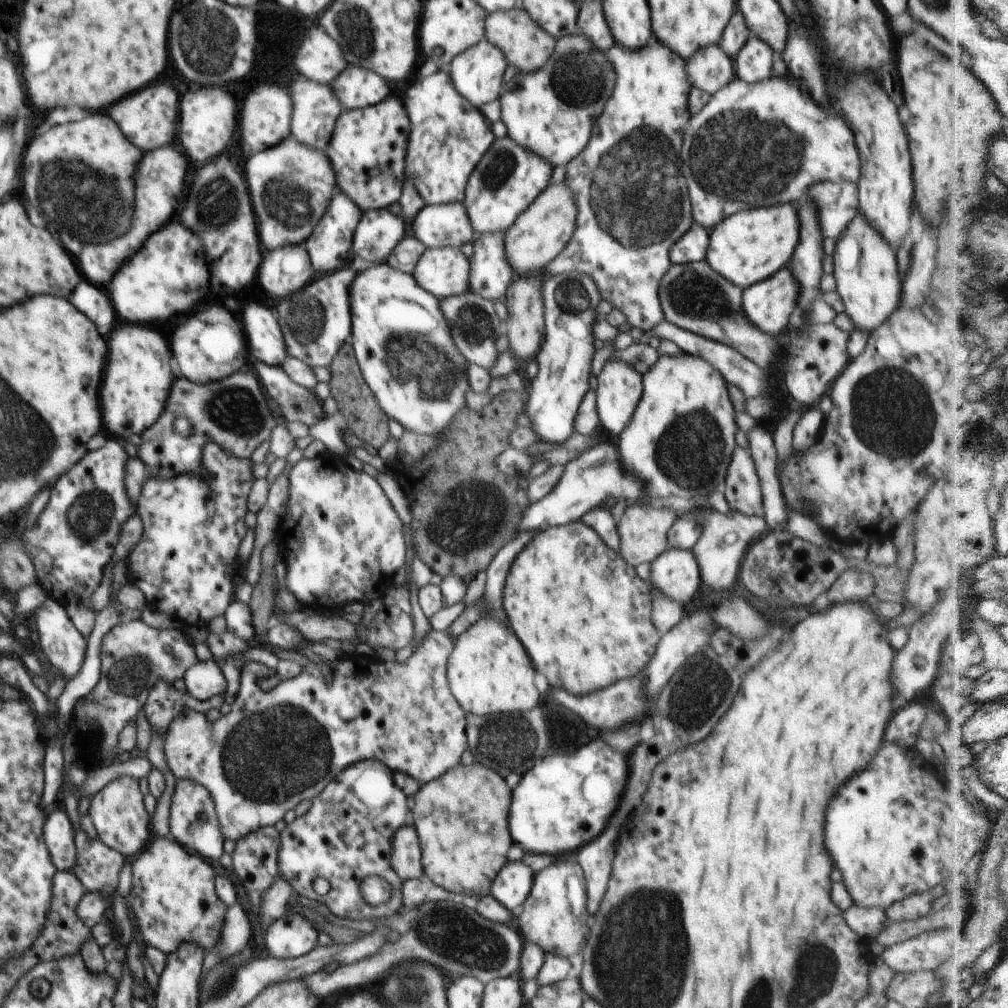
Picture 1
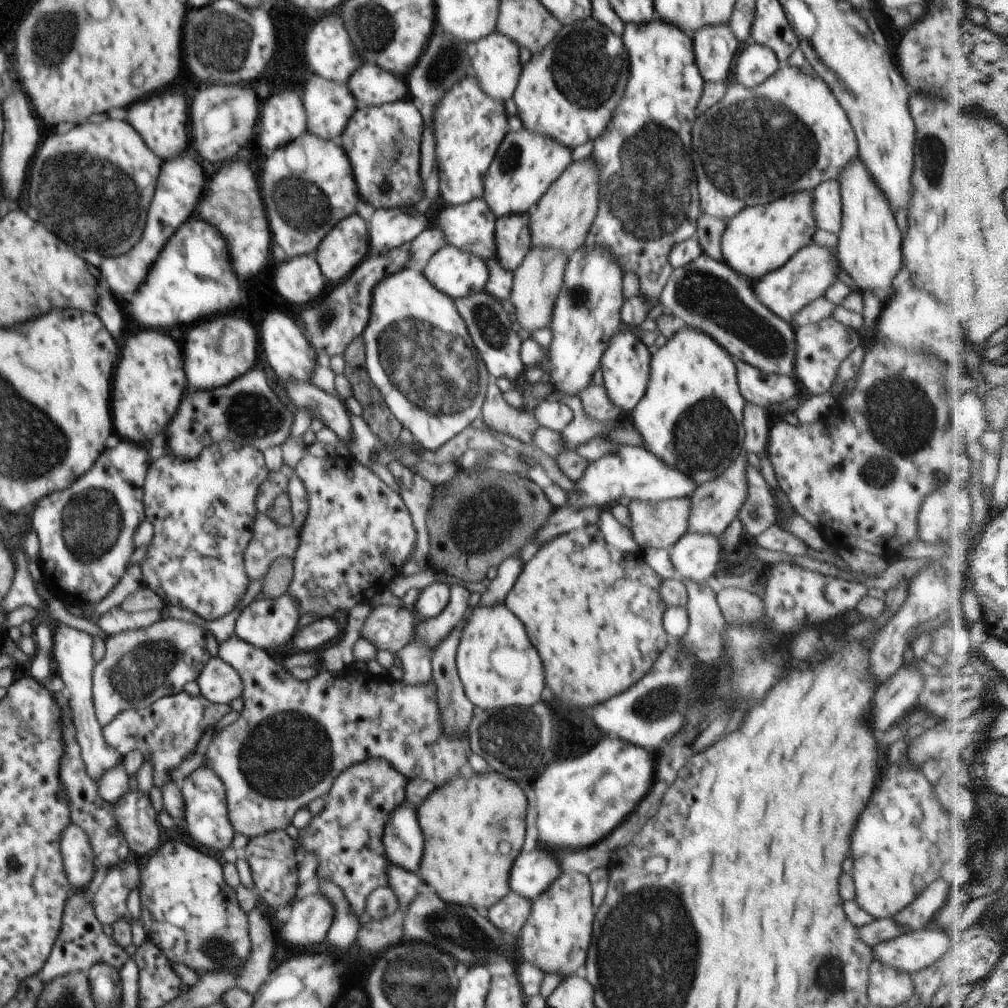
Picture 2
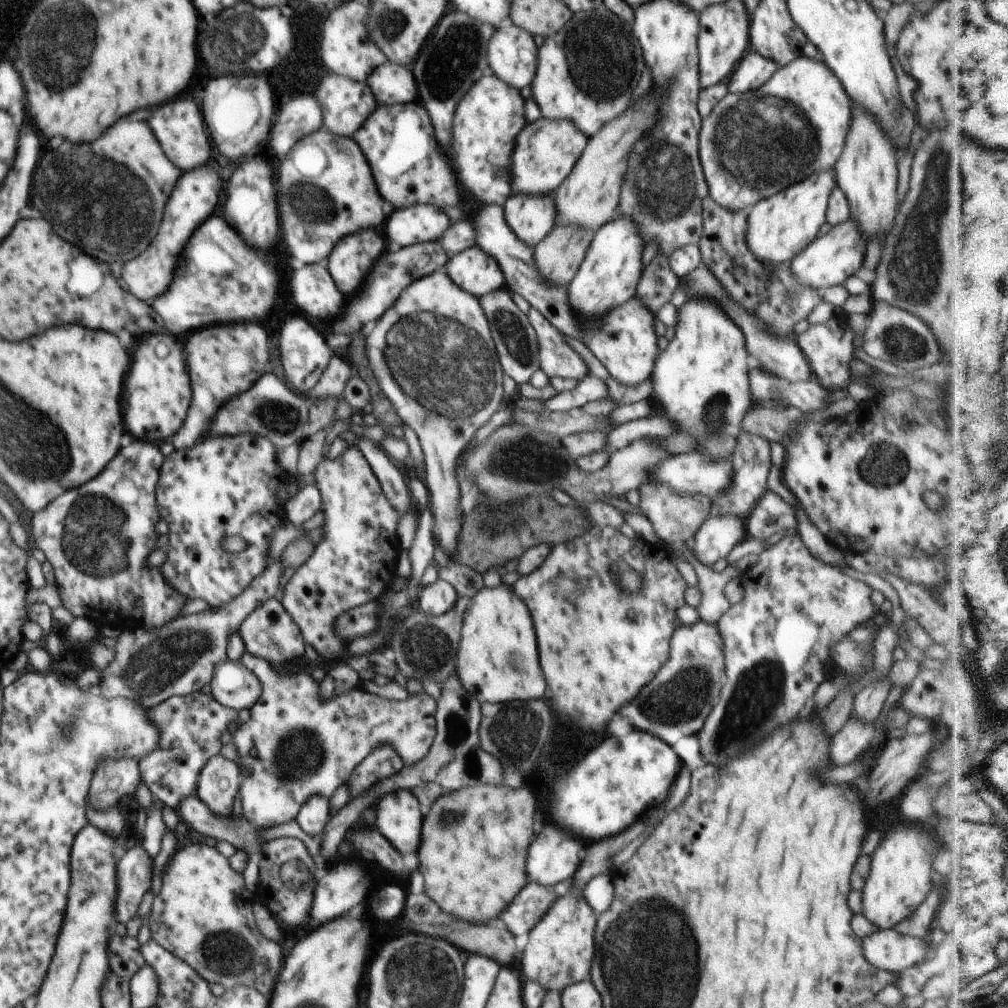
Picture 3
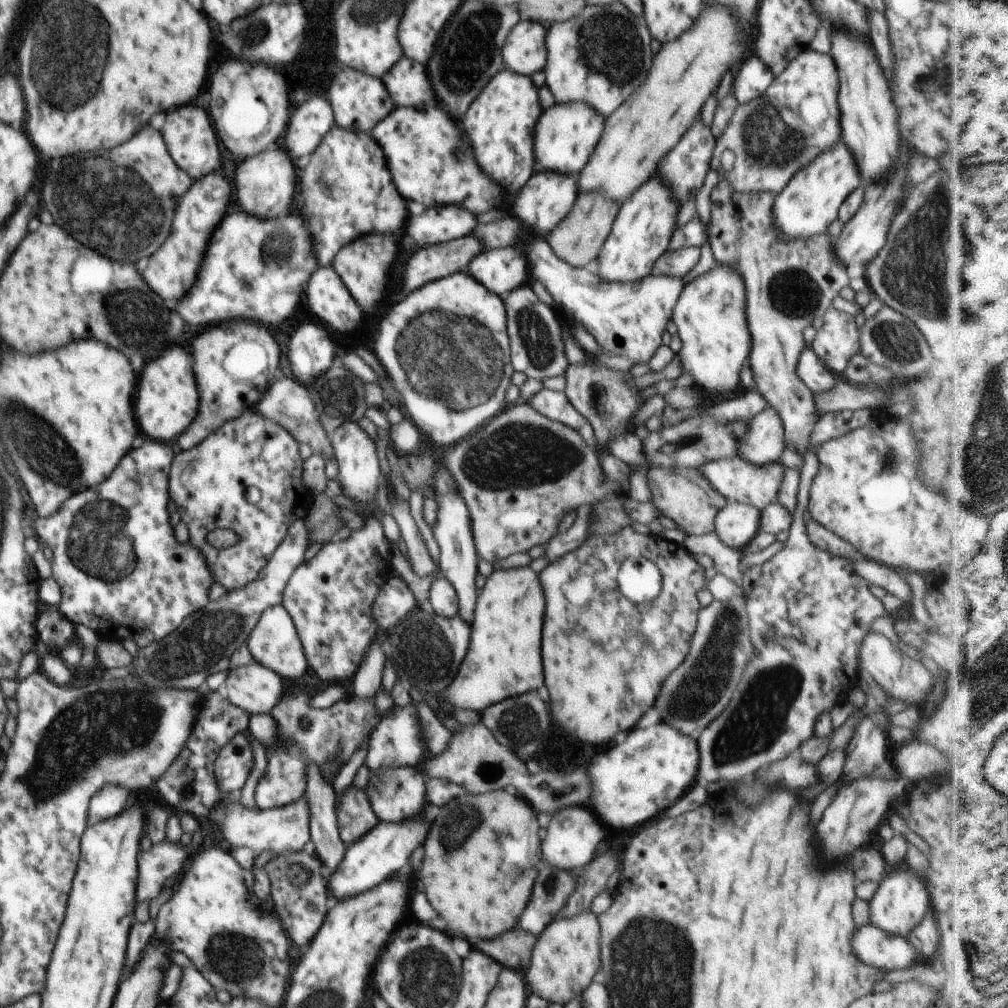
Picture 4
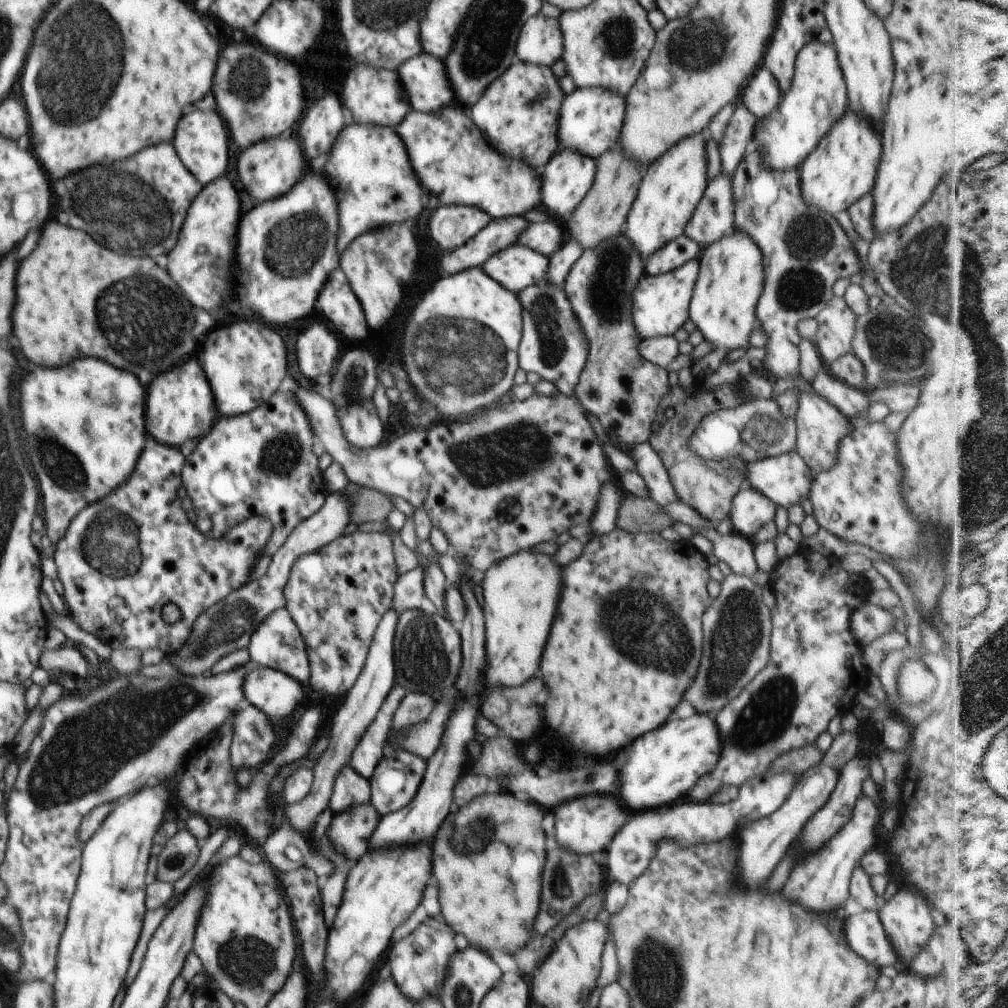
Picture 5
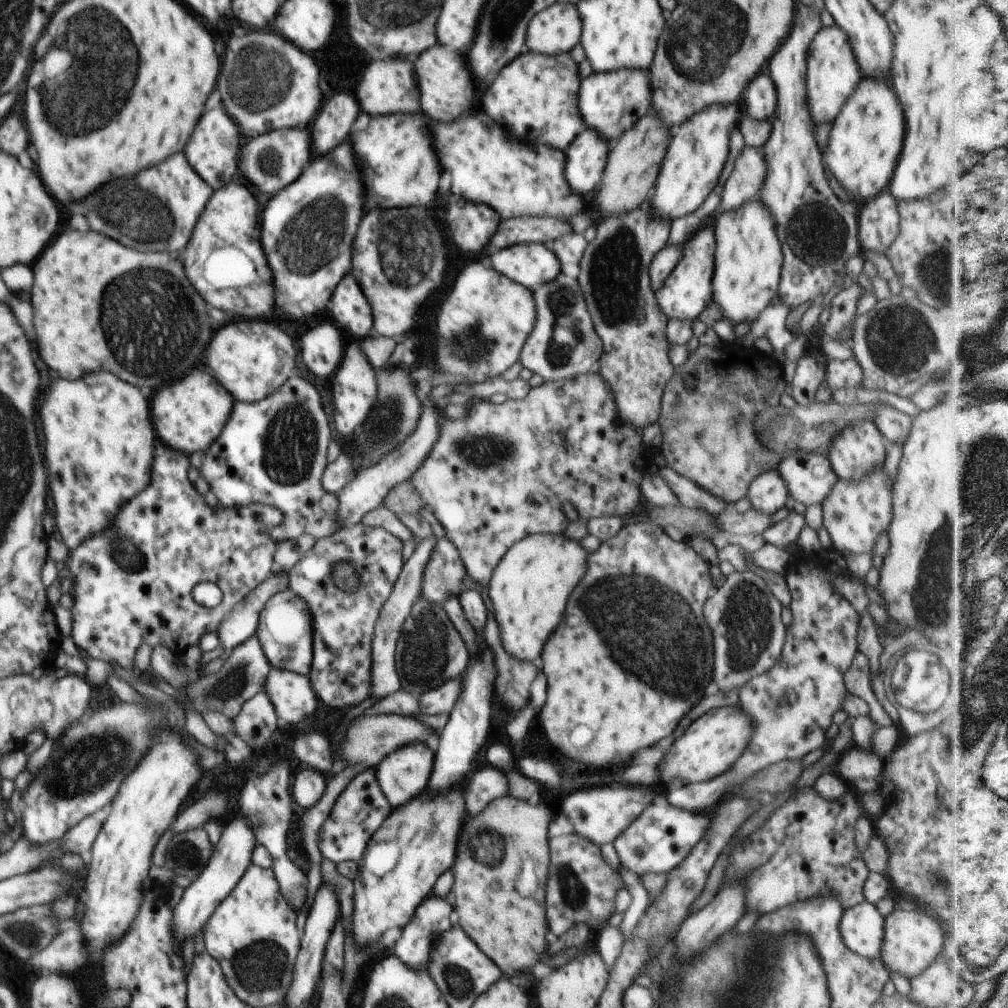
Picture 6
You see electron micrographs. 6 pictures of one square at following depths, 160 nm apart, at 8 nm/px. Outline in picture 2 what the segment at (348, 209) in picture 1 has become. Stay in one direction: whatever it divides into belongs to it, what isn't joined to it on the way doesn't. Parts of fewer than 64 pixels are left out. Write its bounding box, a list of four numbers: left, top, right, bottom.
[315,213,369,282]

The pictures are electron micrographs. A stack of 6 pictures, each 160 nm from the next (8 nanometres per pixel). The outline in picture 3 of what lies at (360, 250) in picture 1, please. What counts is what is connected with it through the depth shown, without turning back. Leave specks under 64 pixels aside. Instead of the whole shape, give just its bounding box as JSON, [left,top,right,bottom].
[386,204,452,246]

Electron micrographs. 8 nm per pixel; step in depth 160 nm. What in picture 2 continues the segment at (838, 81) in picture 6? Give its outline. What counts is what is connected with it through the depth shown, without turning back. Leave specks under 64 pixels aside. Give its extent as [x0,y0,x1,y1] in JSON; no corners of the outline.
[692,64,858,220]

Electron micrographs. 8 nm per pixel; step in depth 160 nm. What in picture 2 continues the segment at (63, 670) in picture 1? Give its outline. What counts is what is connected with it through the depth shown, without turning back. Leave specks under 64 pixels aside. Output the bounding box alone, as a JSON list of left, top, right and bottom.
[52,624,124,780]

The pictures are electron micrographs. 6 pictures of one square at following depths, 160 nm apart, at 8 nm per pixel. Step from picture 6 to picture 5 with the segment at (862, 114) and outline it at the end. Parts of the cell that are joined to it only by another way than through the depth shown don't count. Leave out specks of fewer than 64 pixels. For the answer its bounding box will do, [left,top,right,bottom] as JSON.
[800,112,882,215]

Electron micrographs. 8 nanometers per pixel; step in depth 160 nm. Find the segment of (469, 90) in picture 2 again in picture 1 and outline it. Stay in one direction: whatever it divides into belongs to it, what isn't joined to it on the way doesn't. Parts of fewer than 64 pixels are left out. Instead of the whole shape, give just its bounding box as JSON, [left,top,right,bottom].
[403,68,496,205]

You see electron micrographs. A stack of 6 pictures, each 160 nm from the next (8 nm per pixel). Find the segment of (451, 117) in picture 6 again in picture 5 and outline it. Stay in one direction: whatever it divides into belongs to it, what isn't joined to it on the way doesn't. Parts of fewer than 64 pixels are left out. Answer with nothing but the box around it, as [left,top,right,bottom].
[397,51,455,112]

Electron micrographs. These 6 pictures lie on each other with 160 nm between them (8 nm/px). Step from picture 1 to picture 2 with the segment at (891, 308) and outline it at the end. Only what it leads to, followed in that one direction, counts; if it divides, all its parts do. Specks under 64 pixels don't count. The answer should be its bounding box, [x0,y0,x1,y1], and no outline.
[837,158,903,294]

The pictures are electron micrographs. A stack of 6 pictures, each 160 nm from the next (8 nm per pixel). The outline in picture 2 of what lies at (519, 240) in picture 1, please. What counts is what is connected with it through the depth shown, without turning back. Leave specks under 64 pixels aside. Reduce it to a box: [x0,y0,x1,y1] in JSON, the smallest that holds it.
[530,157,600,255]

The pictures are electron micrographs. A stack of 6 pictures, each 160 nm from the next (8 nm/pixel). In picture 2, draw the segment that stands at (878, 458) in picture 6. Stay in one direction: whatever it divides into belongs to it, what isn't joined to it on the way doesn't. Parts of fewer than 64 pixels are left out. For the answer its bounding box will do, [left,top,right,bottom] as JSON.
[696,211,728,263]

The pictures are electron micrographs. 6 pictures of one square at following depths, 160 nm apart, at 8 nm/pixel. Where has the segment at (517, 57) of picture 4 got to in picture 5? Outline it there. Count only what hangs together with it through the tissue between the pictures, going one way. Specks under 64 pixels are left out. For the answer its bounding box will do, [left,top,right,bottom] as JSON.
[515,14,563,66]

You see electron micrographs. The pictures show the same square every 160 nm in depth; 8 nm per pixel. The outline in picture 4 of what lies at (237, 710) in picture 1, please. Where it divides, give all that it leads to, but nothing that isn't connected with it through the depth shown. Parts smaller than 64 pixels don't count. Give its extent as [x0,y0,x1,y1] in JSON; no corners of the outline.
[255,692,383,809]

